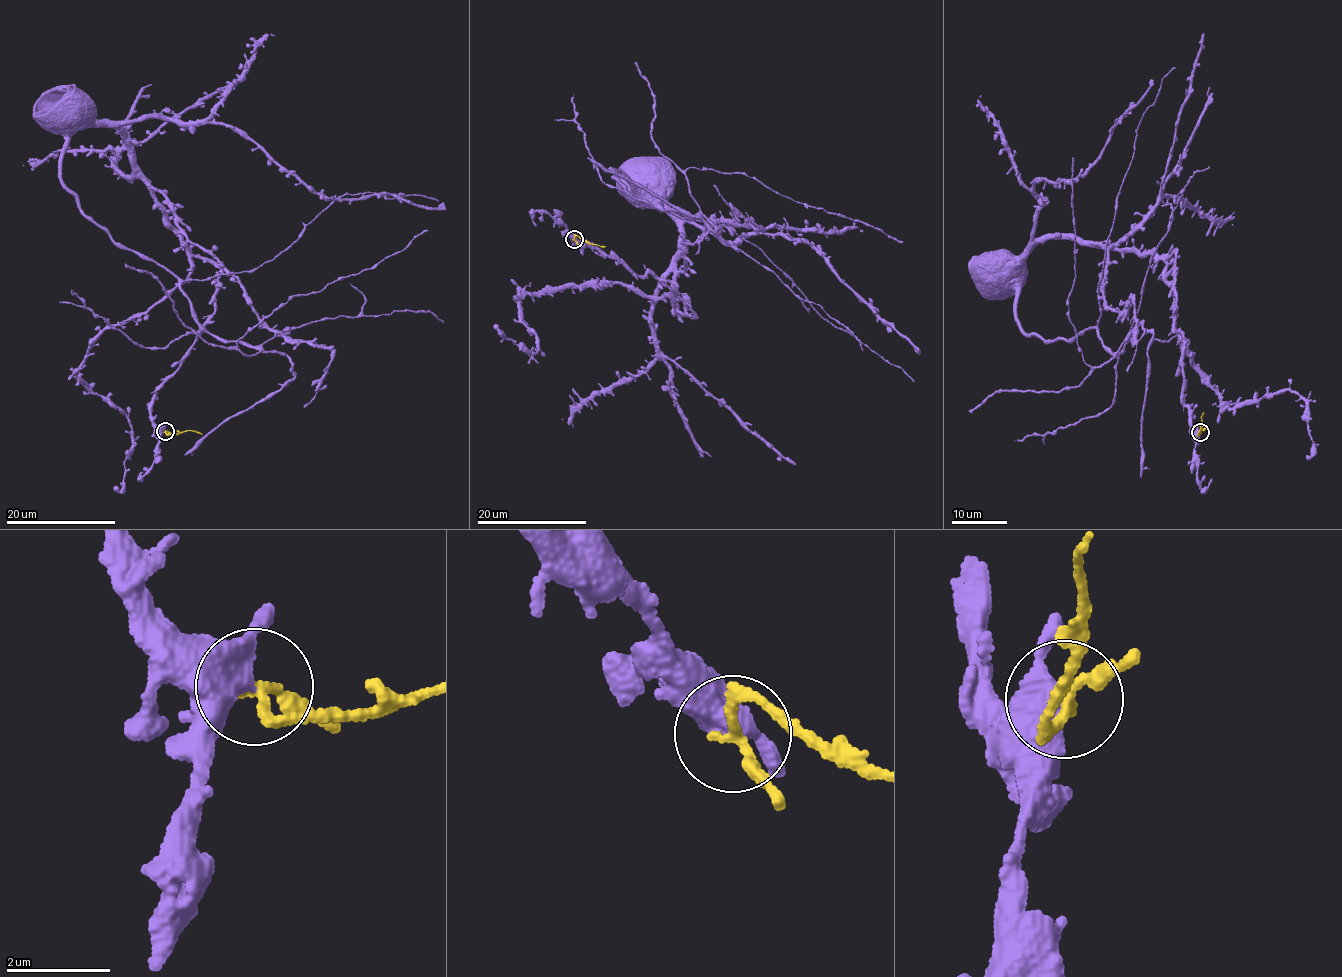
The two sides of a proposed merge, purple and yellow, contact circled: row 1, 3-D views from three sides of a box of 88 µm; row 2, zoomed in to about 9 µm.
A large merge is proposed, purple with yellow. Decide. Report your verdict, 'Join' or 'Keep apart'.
Keep apart

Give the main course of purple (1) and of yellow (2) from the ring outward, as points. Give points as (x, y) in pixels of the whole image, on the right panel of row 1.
1: (1200, 431), (1173, 253), (1104, 246), (1098, 338), (1121, 353), (1127, 341), (1085, 363), (1067, 314), (1073, 157)
2: (1200, 431), (1198, 433), (1203, 412)

